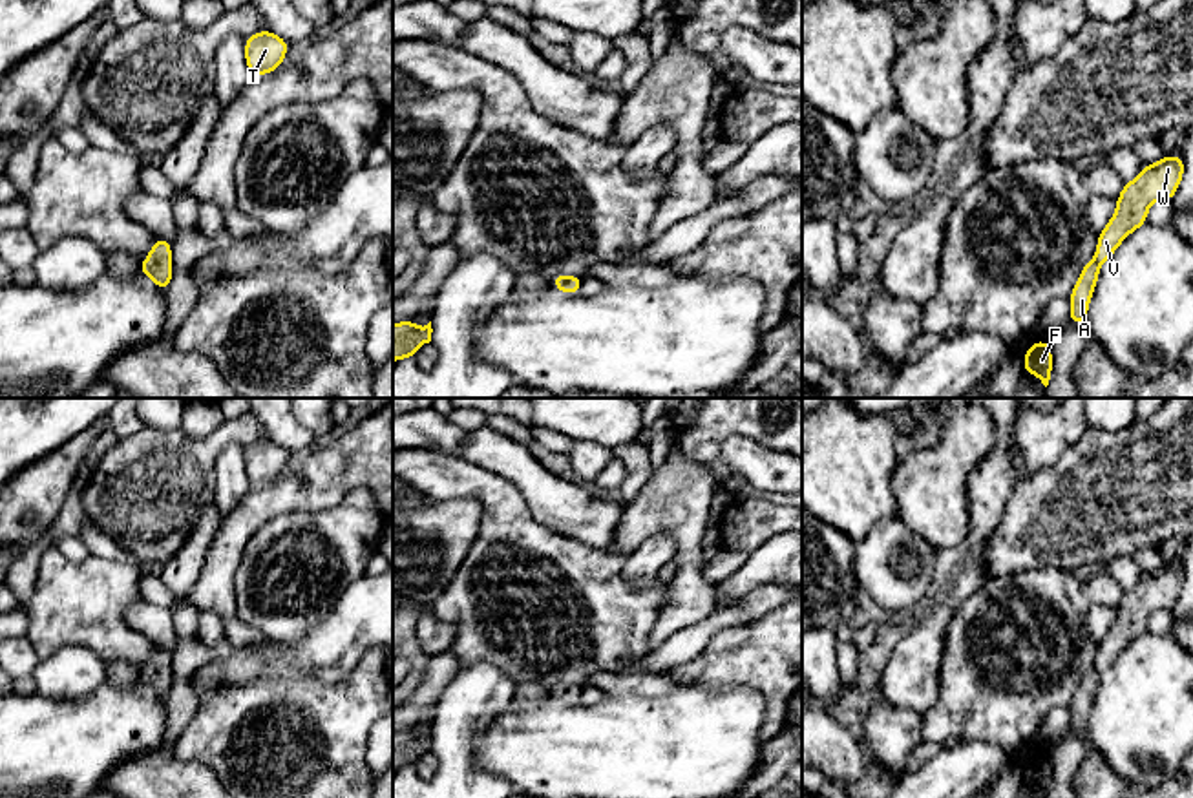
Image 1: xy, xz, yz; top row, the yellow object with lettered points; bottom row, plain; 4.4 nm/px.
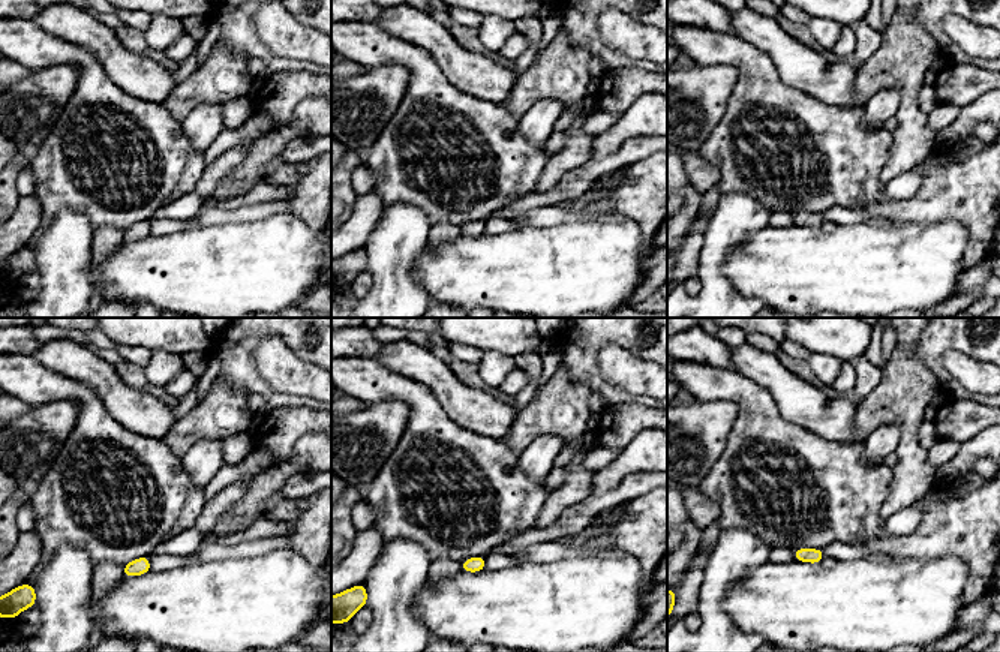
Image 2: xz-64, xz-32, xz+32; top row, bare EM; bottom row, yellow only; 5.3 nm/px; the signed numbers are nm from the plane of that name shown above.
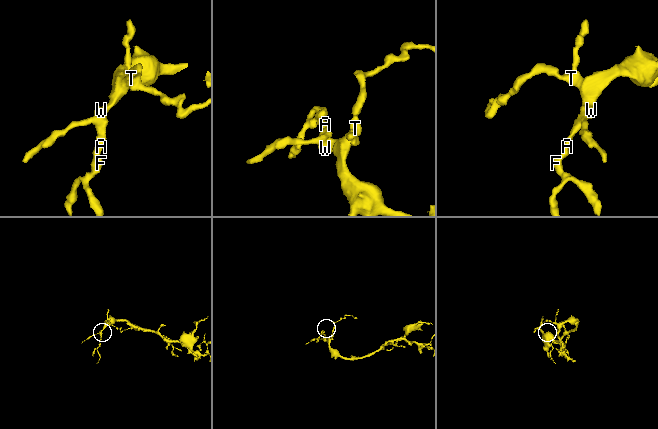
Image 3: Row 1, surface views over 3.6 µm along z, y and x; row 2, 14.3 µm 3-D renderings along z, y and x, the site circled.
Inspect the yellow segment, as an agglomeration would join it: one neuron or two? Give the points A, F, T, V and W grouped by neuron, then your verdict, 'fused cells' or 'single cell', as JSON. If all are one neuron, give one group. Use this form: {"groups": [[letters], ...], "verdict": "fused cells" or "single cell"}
{"groups": [["A", "F", "T", "V", "W"]], "verdict": "single cell"}

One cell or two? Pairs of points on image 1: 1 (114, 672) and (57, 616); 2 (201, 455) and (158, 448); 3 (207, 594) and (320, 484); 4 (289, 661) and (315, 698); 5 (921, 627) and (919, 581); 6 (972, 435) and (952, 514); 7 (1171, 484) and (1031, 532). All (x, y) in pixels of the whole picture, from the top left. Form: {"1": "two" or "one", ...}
{"1": "two", "2": "one", "3": "one", "4": "two", "5": "two", "6": "one", "7": "one"}

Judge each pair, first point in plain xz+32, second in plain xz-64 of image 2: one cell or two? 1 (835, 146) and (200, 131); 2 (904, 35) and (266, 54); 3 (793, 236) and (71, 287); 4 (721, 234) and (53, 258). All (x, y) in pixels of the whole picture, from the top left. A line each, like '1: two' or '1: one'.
1: two
2: two
3: two
4: one

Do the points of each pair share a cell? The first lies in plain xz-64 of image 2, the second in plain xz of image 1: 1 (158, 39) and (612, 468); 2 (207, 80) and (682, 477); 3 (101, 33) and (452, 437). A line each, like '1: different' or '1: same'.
1: different
2: same
3: different

